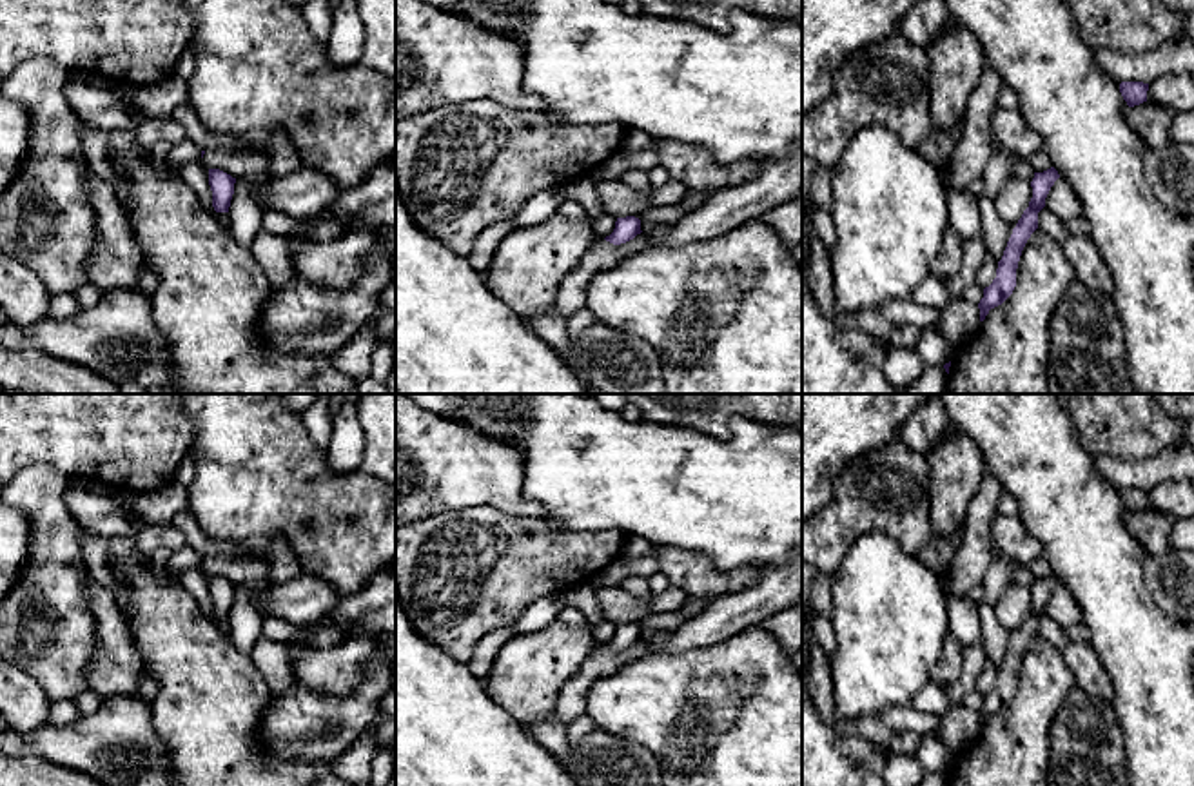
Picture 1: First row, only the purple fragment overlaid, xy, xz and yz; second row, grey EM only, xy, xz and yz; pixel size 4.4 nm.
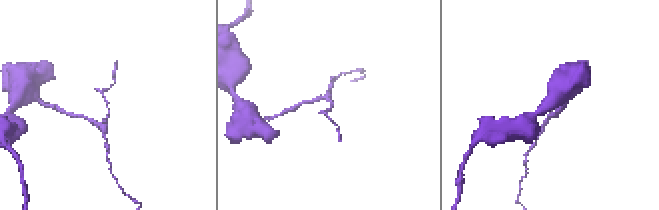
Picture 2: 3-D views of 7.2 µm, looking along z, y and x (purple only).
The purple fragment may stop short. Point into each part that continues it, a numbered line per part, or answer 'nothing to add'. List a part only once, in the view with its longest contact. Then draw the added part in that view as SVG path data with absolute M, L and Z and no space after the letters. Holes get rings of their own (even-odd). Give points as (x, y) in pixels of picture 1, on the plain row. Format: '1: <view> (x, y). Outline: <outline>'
nothing to add

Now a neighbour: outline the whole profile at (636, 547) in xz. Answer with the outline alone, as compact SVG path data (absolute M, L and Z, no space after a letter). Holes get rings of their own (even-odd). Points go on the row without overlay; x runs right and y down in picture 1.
M630 537L622 554L621 554L621 561L624 565L630 565L631 561L642 557L653 545L648 543L642 537Z

